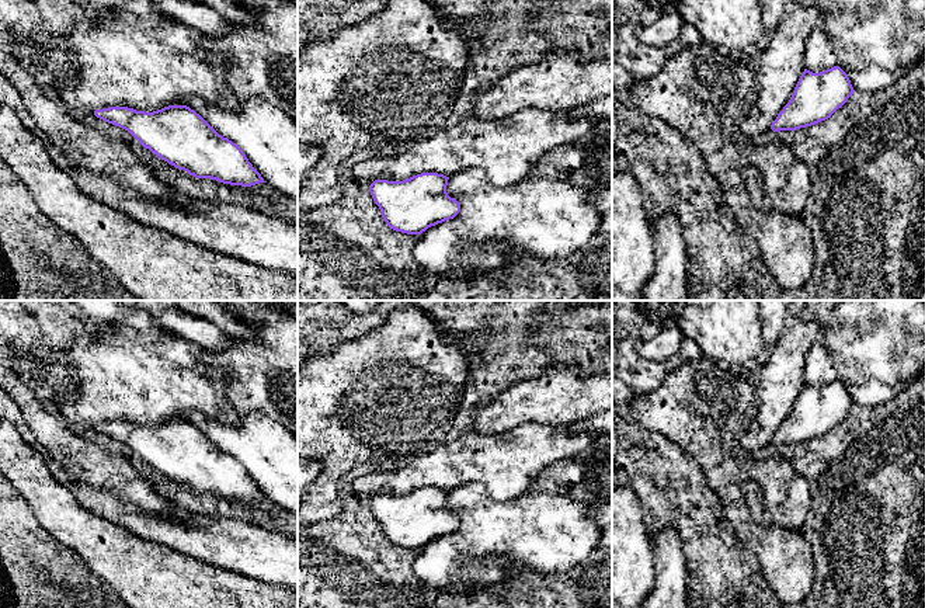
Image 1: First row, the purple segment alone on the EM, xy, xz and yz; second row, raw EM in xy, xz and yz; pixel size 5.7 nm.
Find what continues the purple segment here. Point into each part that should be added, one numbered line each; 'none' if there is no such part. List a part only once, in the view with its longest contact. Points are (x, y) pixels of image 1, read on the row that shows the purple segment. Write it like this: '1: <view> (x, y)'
none

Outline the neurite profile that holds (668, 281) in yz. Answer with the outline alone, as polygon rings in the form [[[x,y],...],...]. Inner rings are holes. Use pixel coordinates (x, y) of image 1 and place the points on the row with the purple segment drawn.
[[[663,208],[651,222],[656,267],[643,292],[643,300],[688,300],[689,260],[682,223],[668,208]]]

